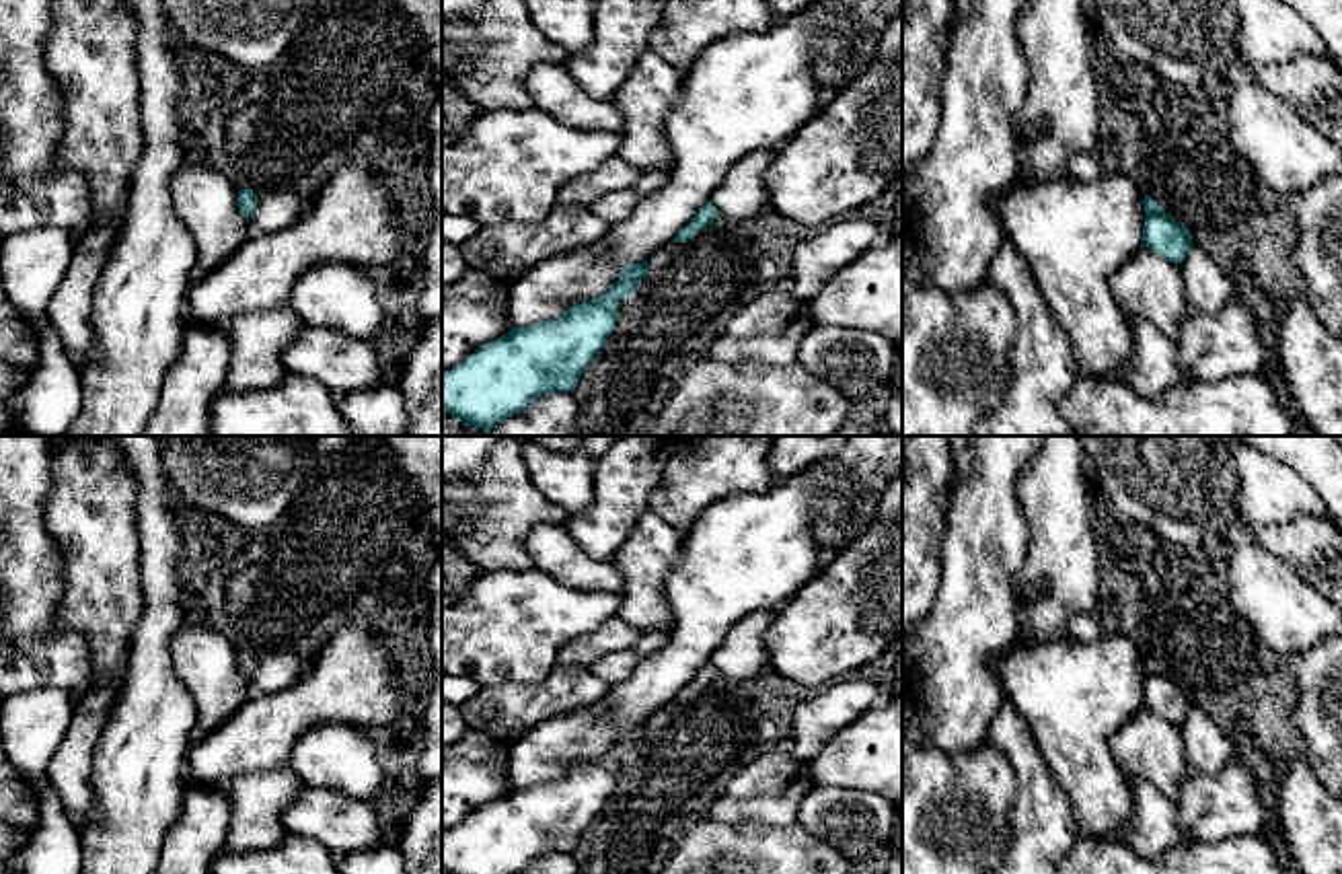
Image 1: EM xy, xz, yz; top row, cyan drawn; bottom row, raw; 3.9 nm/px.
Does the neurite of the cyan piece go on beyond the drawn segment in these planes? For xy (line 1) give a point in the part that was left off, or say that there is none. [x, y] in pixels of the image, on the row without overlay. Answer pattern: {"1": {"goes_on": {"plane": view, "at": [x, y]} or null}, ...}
{"1": {"goes_on": null}}

